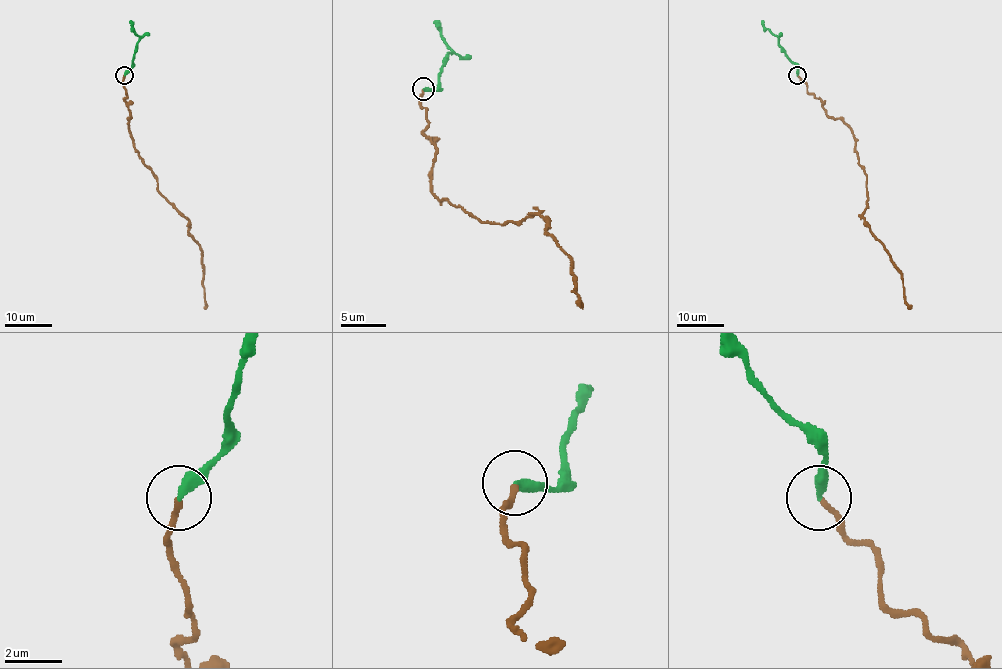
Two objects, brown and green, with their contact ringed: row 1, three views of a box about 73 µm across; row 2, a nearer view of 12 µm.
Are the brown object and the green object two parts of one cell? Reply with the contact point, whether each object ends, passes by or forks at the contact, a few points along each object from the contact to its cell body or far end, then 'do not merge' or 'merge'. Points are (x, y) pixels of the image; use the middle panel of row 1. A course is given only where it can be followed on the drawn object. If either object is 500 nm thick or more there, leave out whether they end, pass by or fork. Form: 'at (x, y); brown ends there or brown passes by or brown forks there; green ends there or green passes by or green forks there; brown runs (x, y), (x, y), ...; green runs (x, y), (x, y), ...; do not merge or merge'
at (423, 88); brown ends there; green ends there; brown runs (424, 90), (424, 133), (435, 146), (433, 192), (480, 221), (541, 214), (546, 232), (568, 255), (580, 305); green runs (424, 88), (437, 88), (442, 67), (451, 52), (435, 20); merge

